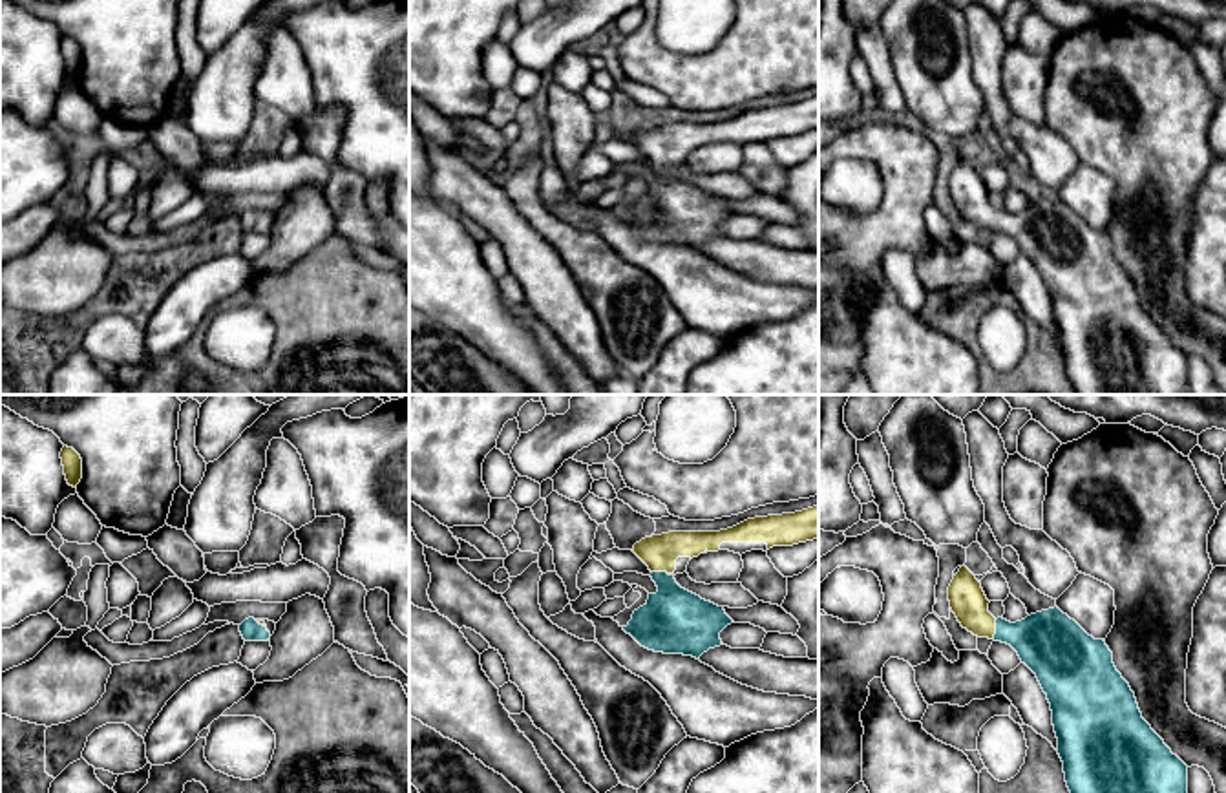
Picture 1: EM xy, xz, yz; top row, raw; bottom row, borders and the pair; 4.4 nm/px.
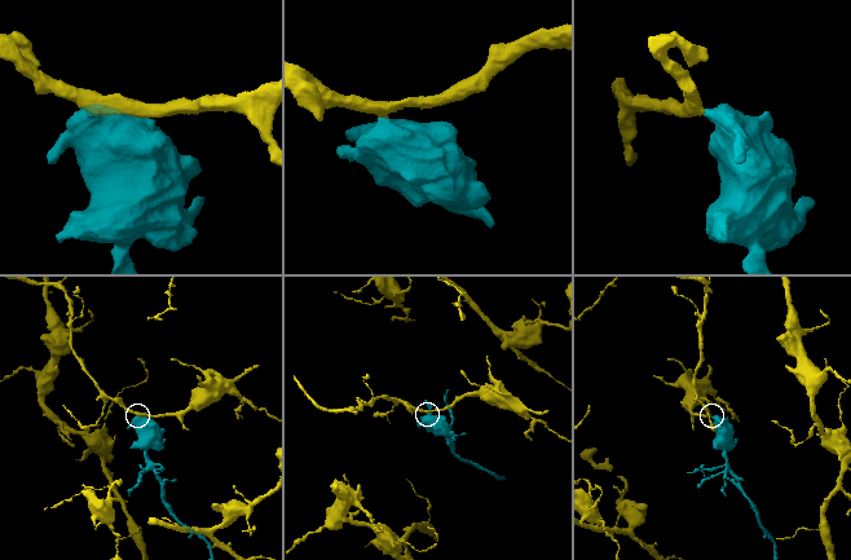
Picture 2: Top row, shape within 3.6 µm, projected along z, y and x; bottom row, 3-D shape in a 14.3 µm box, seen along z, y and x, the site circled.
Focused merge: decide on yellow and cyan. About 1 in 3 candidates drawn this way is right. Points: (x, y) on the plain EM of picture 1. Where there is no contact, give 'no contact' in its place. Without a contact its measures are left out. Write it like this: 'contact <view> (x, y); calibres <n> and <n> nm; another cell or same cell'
contact yz (994, 220); calibres 160 and 280 nm; same cell

